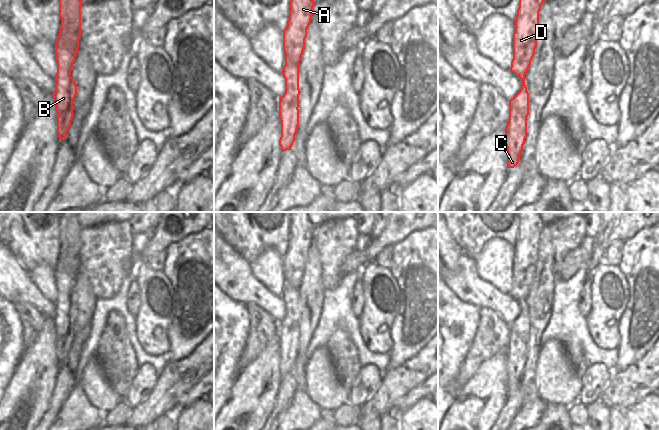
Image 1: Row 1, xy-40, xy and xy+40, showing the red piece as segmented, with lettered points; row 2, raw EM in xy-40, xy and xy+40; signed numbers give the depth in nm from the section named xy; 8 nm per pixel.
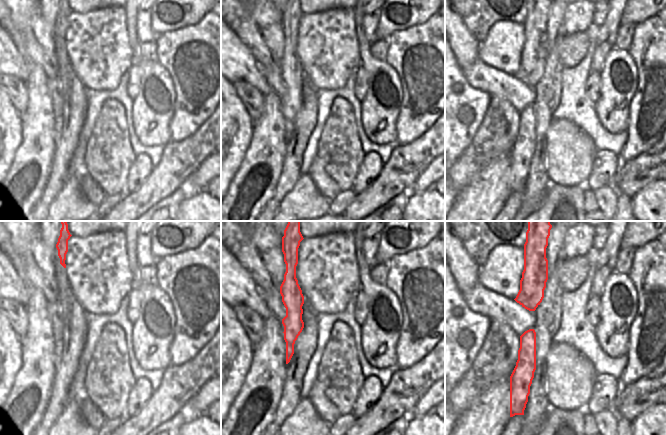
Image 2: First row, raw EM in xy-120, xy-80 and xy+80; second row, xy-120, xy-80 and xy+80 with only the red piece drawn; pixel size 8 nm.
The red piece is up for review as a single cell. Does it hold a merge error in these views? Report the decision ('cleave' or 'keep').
cleave

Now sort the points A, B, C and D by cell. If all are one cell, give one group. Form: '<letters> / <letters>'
A B D / C

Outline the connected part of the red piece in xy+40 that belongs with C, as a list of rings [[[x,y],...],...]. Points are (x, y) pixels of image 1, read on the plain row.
[[[509,328],[509,343],[505,351],[505,369],[507,371],[507,392],[519,387],[523,369],[527,361],[527,341],[529,332],[519,334],[515,328]]]

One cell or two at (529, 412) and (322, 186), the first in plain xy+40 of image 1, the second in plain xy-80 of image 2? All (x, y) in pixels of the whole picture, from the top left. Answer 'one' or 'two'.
two

